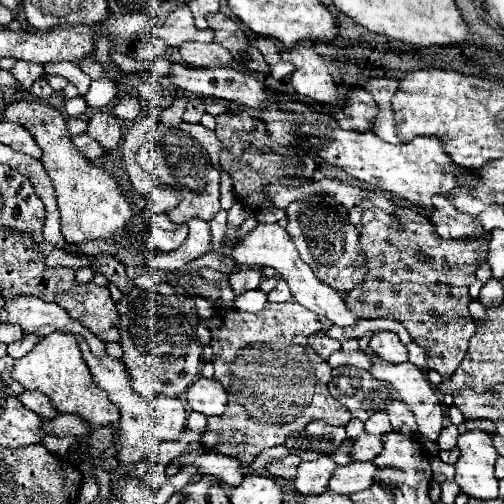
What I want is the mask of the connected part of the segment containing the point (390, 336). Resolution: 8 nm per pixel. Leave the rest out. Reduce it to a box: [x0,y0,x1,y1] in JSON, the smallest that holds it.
[370,331,408,363]

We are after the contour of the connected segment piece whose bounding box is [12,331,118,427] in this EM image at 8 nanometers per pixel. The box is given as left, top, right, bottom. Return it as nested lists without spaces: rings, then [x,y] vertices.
[[[50,333],[48,337],[42,337],[34,349],[20,357],[14,363],[12,377],[24,385],[24,389],[42,391],[52,399],[52,405],[60,413],[74,413],[86,419],[92,427],[104,427],[118,421],[118,407],[106,397],[104,389],[96,387],[96,383],[90,377],[90,369],[82,357],[82,351],[76,343],[76,337],[72,333]]]

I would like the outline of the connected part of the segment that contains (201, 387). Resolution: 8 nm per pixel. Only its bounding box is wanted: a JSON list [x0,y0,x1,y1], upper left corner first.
[186,377,226,417]

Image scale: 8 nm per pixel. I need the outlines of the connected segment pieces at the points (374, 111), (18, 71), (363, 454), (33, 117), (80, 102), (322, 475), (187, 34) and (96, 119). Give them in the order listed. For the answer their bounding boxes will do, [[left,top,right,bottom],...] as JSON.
[[334,89,380,133],[12,61,42,89],[352,433,382,461],[6,101,134,245],[65,97,86,117],[294,455,336,495],[158,5,214,47],[86,111,120,149]]

